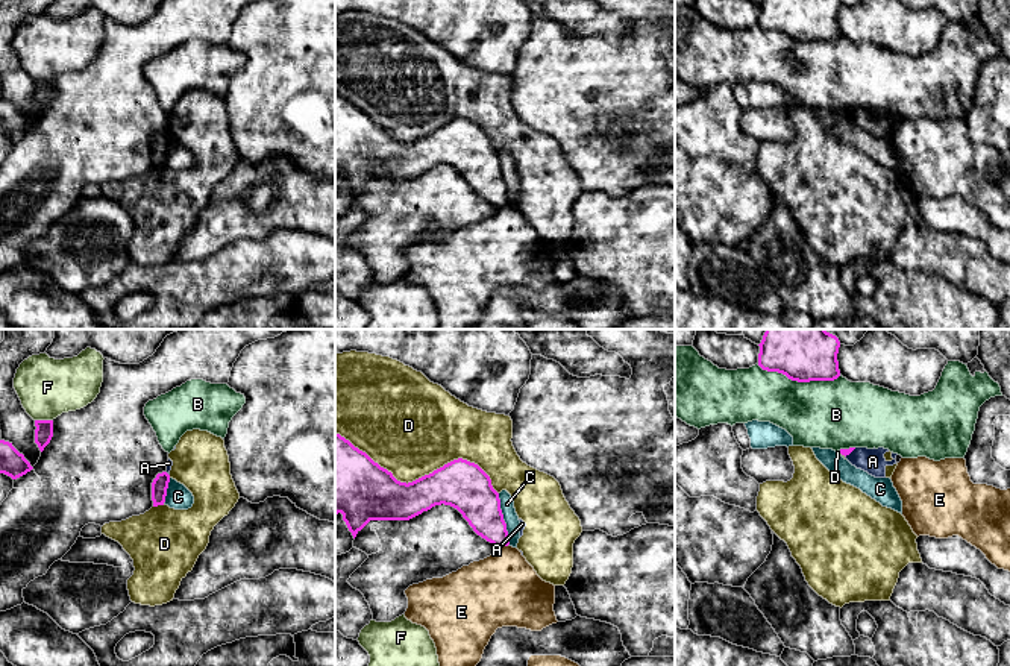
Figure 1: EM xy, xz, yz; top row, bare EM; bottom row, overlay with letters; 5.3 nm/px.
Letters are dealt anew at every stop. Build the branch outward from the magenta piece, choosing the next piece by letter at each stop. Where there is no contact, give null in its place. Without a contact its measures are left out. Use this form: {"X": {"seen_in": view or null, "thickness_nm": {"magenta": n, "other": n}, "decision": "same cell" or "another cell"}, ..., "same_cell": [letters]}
{"A": {"seen_in": "yz", "thickness_nm": {"magenta": 40, "other": 130}, "decision": "another cell"}, "B": {"seen_in": "yz", "thickness_nm": {"magenta": 220, "other": 360}, "decision": "another cell"}, "C": {"seen_in": "xz", "thickness_nm": {"magenta": 240, "other": 80}, "decision": "another cell"}, "D": {"seen_in": "xz", "thickness_nm": {"magenta": 280, "other": 460}, "decision": "another cell"}, "E": {"seen_in": "xz", "thickness_nm": {"magenta": 220, "other": 380}, "decision": "another cell"}, "F": {"seen_in": "xy", "thickness_nm": {"magenta": 100, "other": 320}, "decision": "another cell"}, "same_cell": []}

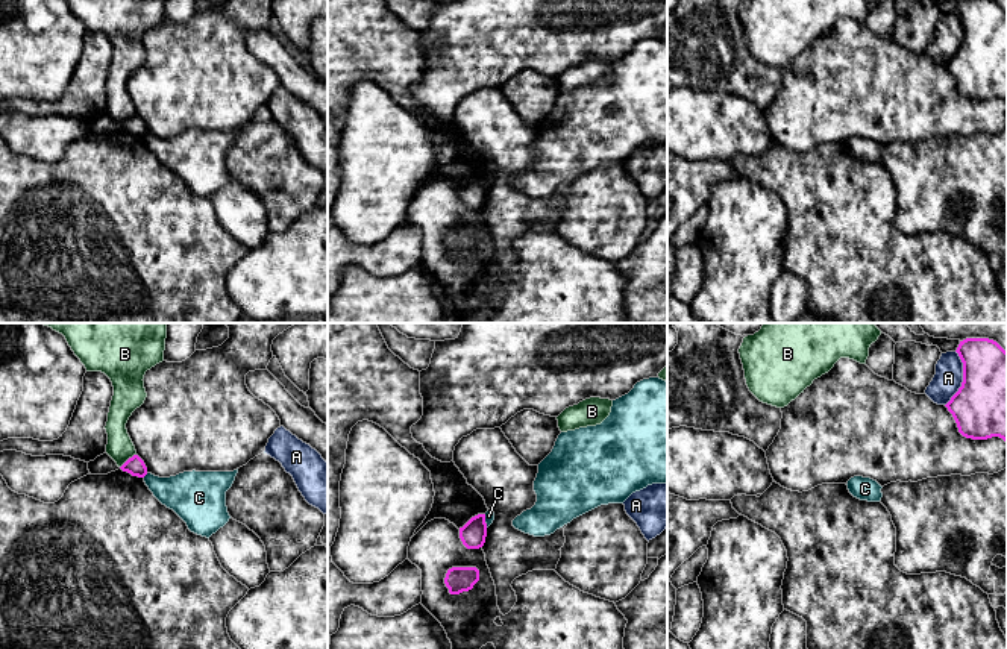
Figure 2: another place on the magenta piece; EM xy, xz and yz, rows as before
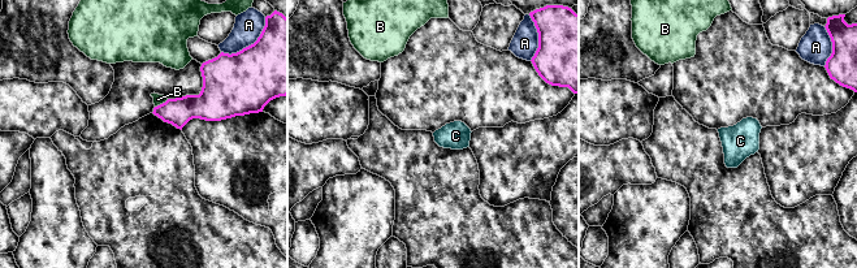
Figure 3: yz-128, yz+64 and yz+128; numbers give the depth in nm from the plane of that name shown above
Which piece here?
{"A": {"seen_in": "yz", "thickness_nm": {"magenta": 460, "other": 150}, "decision": "another cell"}, "B": {"seen_in": "xy", "thickness_nm": {"magenta": 100, "other": 140}, "decision": "another cell"}, "C": {"seen_in": "xy", "thickness_nm": {"magenta": 100, "other": 220}, "decision": "another cell"}, "same_cell": []}

